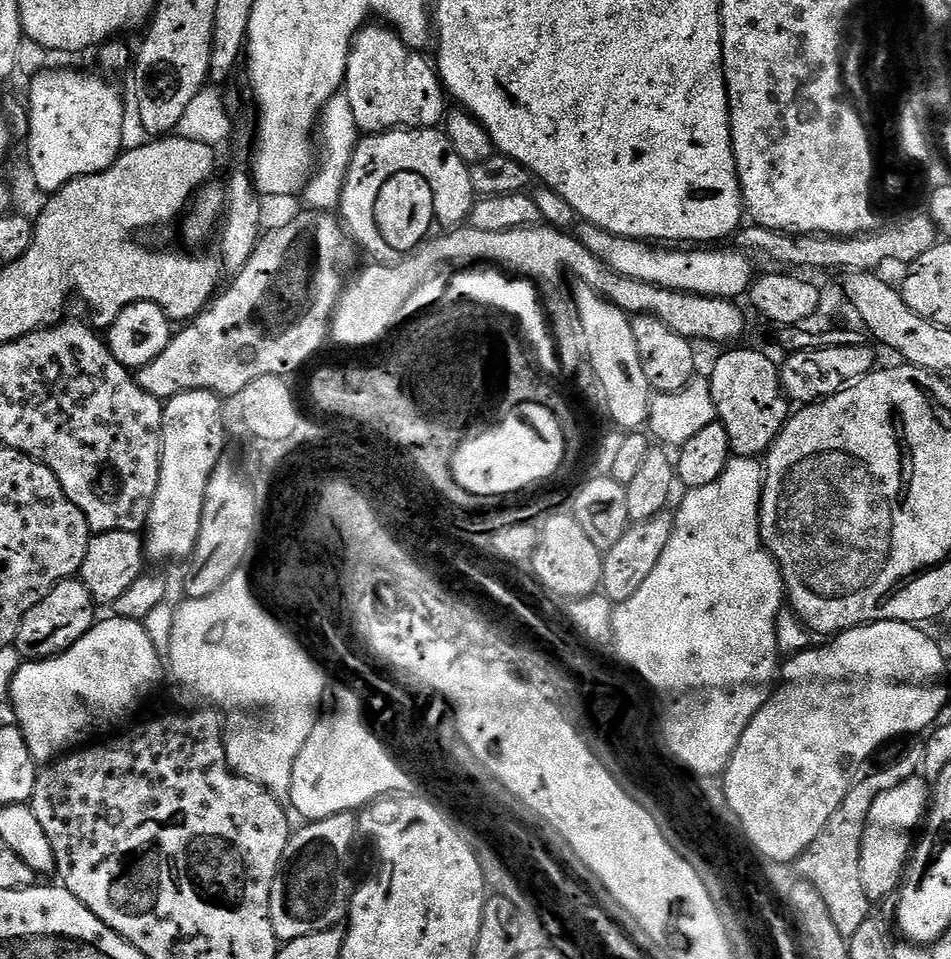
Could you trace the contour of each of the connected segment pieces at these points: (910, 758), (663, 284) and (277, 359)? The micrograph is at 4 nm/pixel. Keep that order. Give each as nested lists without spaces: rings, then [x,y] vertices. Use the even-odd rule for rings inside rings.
[[[923,743],[916,744],[909,750],[908,756],[893,762],[889,768],[881,772],[872,772],[865,780],[857,779],[852,789],[842,798],[842,806],[830,814],[830,822],[814,838],[814,842],[801,854],[798,867],[799,874],[810,887],[816,891],[824,903],[824,911],[828,912],[837,927],[838,934],[850,938],[858,934],[858,926],[870,919],[870,901],[868,895],[862,890],[862,874],[860,870],[860,850],[862,848],[862,834],[866,830],[866,818],[870,816],[870,806],[874,806],[874,800],[880,794],[902,786],[906,778],[917,775],[918,769],[924,763]]]
[[[585,227],[585,232],[579,234],[580,244],[587,249],[587,255],[596,256],[600,263],[616,275],[632,280],[634,283],[648,285],[662,291],[684,293],[692,297],[708,297],[711,300],[735,301],[735,296],[743,297],[751,289],[754,283],[752,276],[753,261],[749,260],[742,252],[712,252],[716,250],[684,250],[688,252],[655,252],[653,245],[638,240],[628,240],[625,236],[615,236],[604,232],[600,228]]]
[[[304,210],[301,216],[294,217],[289,224],[284,224],[281,228],[274,229],[273,232],[265,231],[258,240],[253,253],[250,254],[249,261],[239,273],[231,277],[232,285],[228,289],[225,287],[199,316],[191,322],[185,323],[181,327],[184,329],[181,332],[179,329],[173,335],[172,341],[166,346],[166,350],[154,362],[147,364],[135,373],[137,383],[140,384],[146,394],[150,394],[162,402],[167,402],[174,396],[180,396],[183,392],[212,392],[213,395],[221,398],[227,398],[227,396],[236,398],[239,397],[240,392],[246,390],[246,386],[250,386],[252,382],[258,382],[258,378],[266,378],[267,376],[291,377],[291,372],[298,371],[323,346],[324,340],[326,344],[329,339],[332,316],[336,312],[340,295],[344,293],[346,287],[344,275],[351,270],[352,263],[356,260],[355,251],[357,252],[357,249],[354,247],[343,223],[335,215],[326,212]]]

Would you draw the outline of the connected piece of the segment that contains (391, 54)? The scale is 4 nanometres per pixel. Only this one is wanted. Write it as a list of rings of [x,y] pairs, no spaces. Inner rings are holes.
[[[384,26],[365,27],[352,42],[352,52],[348,56],[348,65],[344,74],[343,95],[348,97],[350,110],[354,112],[357,129],[364,134],[381,134],[393,130],[432,130],[445,119],[446,94],[439,77],[426,61],[416,57],[407,49],[395,31]]]

